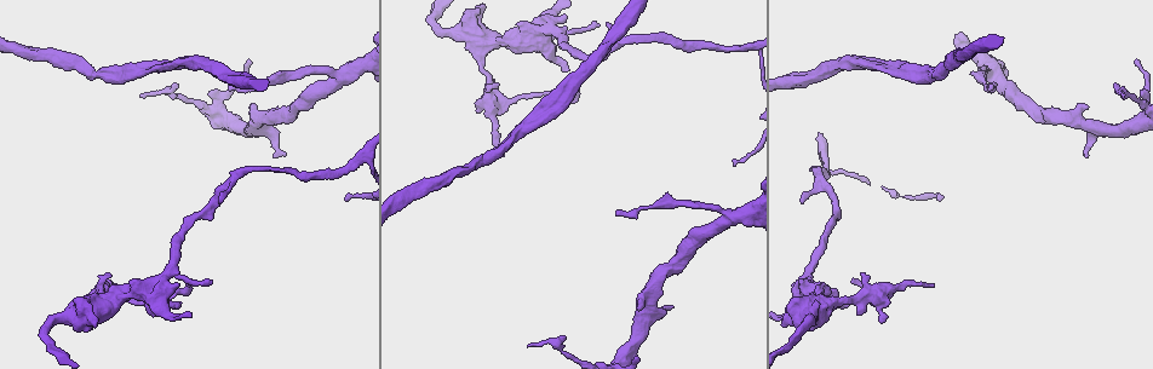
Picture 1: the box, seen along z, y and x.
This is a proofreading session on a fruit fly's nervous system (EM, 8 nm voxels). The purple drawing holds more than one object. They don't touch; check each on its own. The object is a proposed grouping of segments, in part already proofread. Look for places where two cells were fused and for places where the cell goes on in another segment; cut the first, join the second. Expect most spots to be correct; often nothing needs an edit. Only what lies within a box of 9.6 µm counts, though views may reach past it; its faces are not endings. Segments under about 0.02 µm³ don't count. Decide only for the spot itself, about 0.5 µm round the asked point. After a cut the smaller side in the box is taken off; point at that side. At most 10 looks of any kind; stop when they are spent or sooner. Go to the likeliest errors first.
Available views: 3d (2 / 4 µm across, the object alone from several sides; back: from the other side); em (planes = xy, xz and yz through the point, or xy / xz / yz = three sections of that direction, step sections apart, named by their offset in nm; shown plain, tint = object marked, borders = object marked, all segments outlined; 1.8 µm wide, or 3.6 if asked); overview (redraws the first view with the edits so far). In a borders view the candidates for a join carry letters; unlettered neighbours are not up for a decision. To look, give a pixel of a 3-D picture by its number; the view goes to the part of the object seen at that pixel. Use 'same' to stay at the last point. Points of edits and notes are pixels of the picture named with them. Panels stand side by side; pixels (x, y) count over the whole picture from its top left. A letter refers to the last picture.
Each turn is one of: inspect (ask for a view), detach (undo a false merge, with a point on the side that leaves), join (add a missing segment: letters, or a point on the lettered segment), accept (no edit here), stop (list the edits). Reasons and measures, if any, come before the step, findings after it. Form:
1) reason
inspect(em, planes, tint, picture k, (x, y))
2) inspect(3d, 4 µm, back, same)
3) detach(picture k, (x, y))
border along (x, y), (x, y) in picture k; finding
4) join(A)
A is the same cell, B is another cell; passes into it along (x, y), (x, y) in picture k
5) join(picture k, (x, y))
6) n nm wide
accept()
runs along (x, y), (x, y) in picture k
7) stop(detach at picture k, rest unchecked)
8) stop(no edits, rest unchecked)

tapers out
inspect(3d, 2 µm, picture 1, (933, 286))

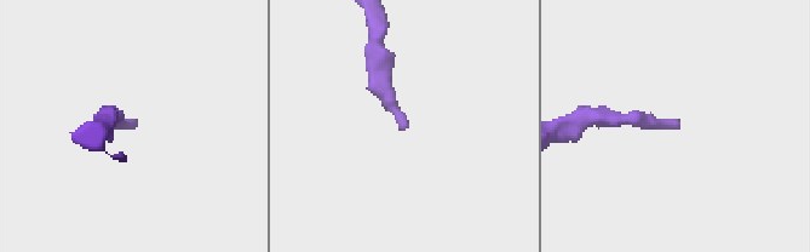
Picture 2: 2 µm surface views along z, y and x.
inspect(em, xz, step 8, tint, picture 2, (679, 123))

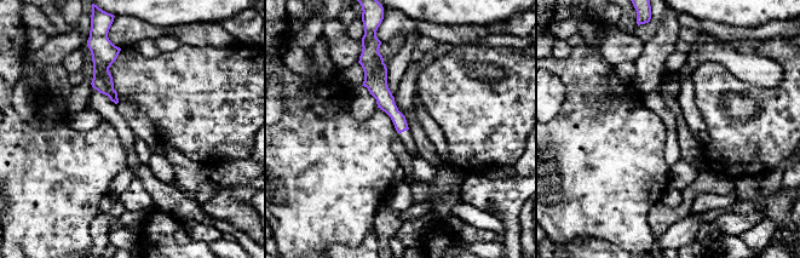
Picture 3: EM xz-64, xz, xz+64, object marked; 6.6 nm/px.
another direction
inspect(em, planes, borders, same)

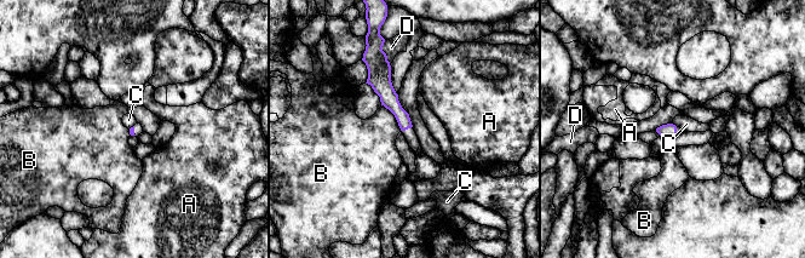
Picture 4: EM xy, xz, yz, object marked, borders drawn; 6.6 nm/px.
accept()
A, B, C and D are other cells; runs along (379, 62), (379, 80), (408, 125) in picture 4; no lettered segment goes on from it

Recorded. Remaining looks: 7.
branch stops here
inspect(3d, 4 µm, picture 1, (179, 302))

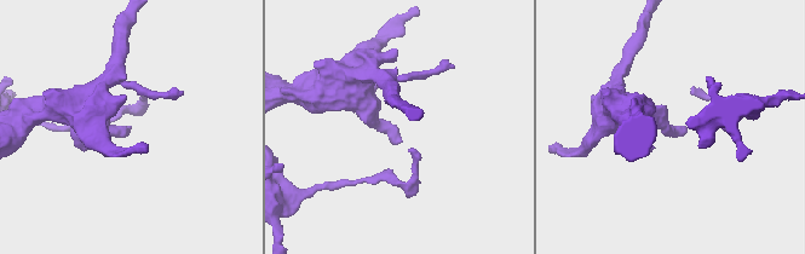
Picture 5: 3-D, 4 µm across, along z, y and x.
now the EM
inspect(em, xz, step 4, borders, picture 5, (682, 128))

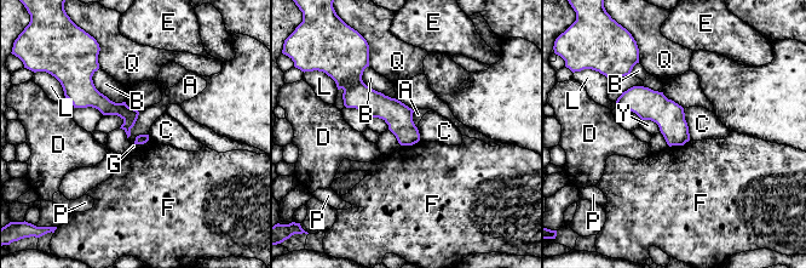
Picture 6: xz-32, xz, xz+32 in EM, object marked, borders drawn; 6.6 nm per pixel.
another direction
inspect(em, planes, borders, same)

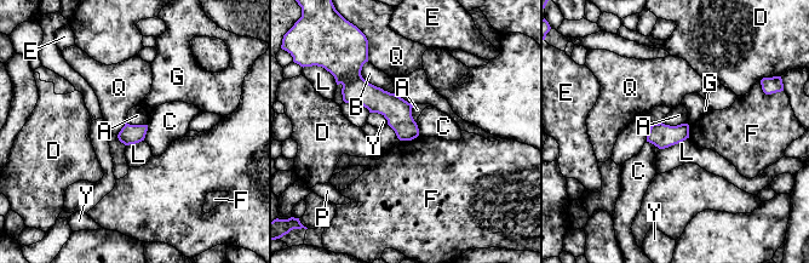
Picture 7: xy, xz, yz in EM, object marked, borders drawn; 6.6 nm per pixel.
accept()
A, B, C, D, E, F, G, L, P, Q and Y are other cells; runs along (344, 91), (383, 102), (416, 132) in picture 7; none of them fits

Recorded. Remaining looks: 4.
free end
inspect(3d, 4 µm, picture 1, (1124, 97))

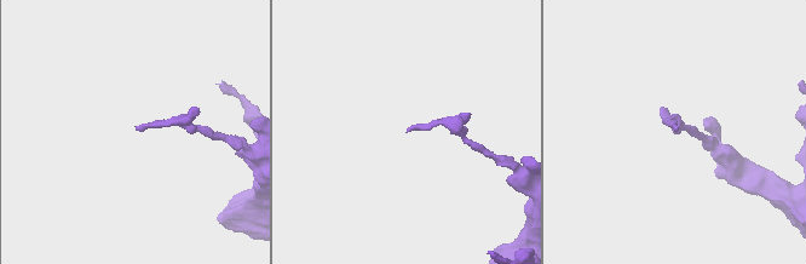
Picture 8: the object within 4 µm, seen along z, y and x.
now the EM
inspect(em, 3.6 µm, xz, step 8, tint, picture 8, (674, 131))

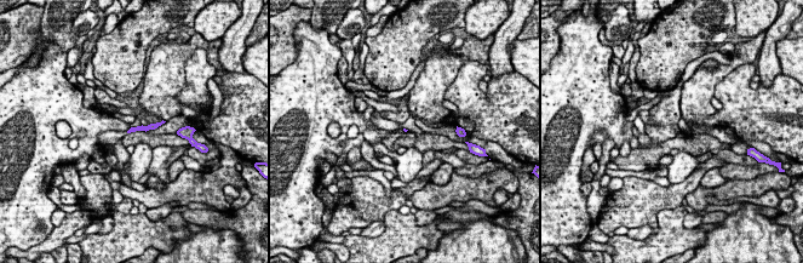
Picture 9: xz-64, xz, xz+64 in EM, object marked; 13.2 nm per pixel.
inspect(em, 3.6 µm, planes, borders, same)

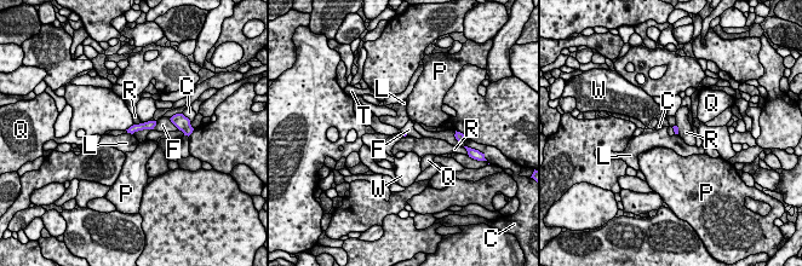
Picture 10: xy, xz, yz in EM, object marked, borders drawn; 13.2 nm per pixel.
F touches over 380 nm
accept()
C, F, L, P, Q, R, T and W are other cells; no lettered segment goes on from it

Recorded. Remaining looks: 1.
stop(no edits, rest unchecked)

